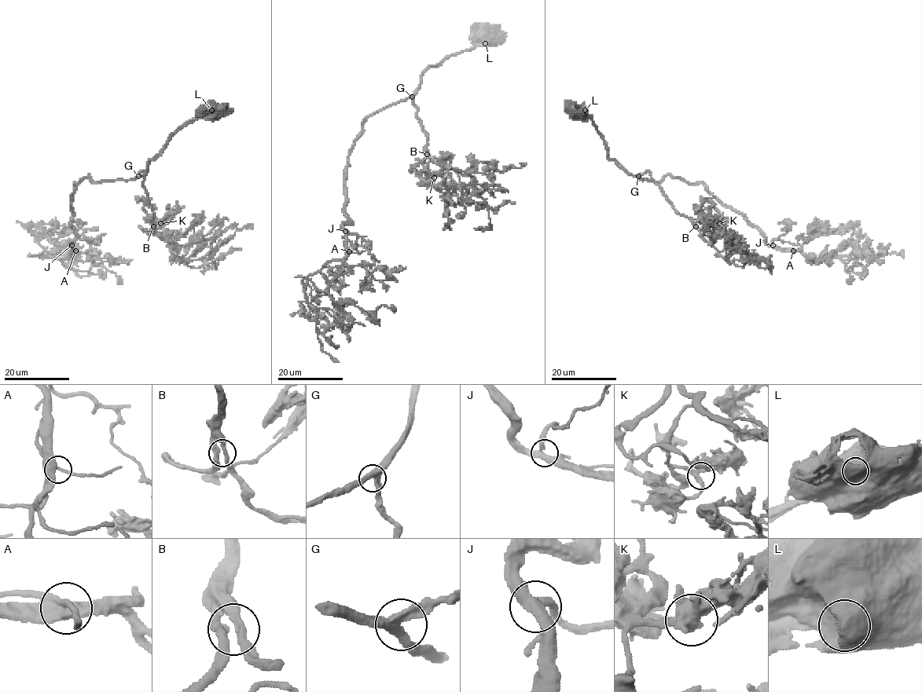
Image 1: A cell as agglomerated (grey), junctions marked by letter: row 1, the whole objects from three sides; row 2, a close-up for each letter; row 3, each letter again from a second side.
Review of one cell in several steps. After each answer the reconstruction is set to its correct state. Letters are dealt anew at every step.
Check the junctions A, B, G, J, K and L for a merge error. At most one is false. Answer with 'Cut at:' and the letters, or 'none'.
Cut at: none

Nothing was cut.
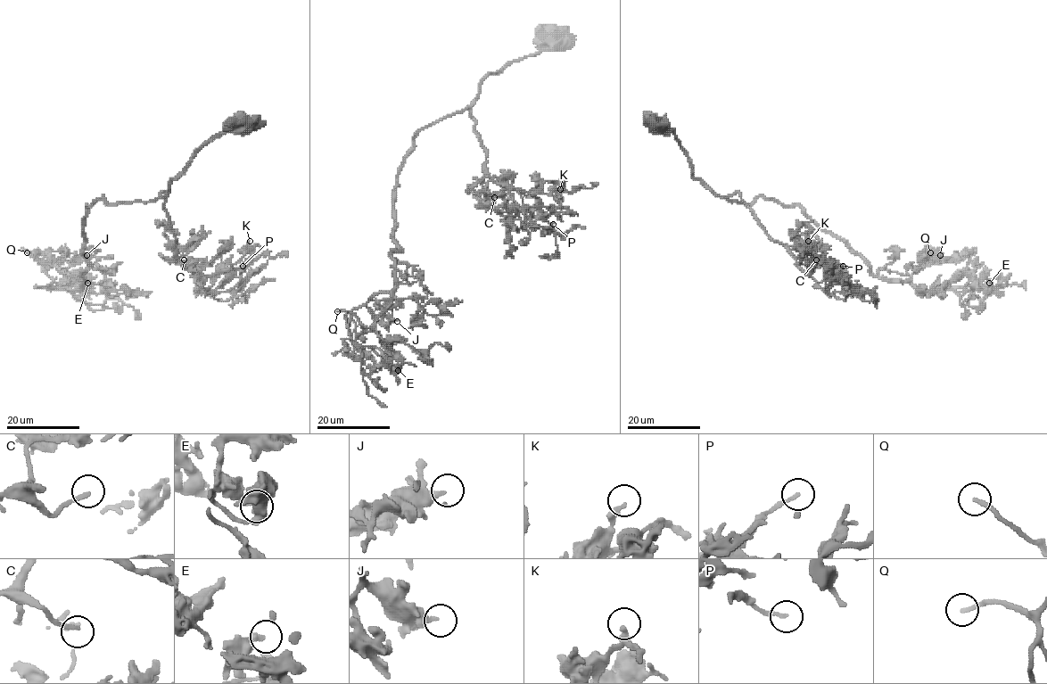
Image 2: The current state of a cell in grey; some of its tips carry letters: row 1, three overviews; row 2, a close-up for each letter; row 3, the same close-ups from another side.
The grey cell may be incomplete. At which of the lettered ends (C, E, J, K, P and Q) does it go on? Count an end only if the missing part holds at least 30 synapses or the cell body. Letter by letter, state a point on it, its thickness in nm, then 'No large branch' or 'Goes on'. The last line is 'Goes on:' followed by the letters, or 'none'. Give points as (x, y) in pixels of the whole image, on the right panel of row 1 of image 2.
C: Place: (816, 259). Thickness 180 nm. No large branch
E: Place: (989, 283). Thickness 320 nm. No large branch
J: Place: (940, 255). Thickness 320 nm. No large branch
K: Place: (808, 241). Thickness 240 nm. No large branch
P: Place: (843, 266). Thickness 170 nm. No large branch
Q: Place: (930, 252). Thickness 200 nm. Goes on
Goes on: Q

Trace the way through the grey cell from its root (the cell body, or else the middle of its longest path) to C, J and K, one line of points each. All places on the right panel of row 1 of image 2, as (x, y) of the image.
C: (662, 126), (676, 135), (696, 178), (721, 196), (737, 192), (773, 240), (798, 258), (816, 259)
J: (662, 126), (715, 193), (798, 205), (881, 278), (910, 280), (940, 255)
K: (662, 126), (676, 135), (691, 174), (721, 196), (737, 192), (807, 276), (800, 254), (808, 241)

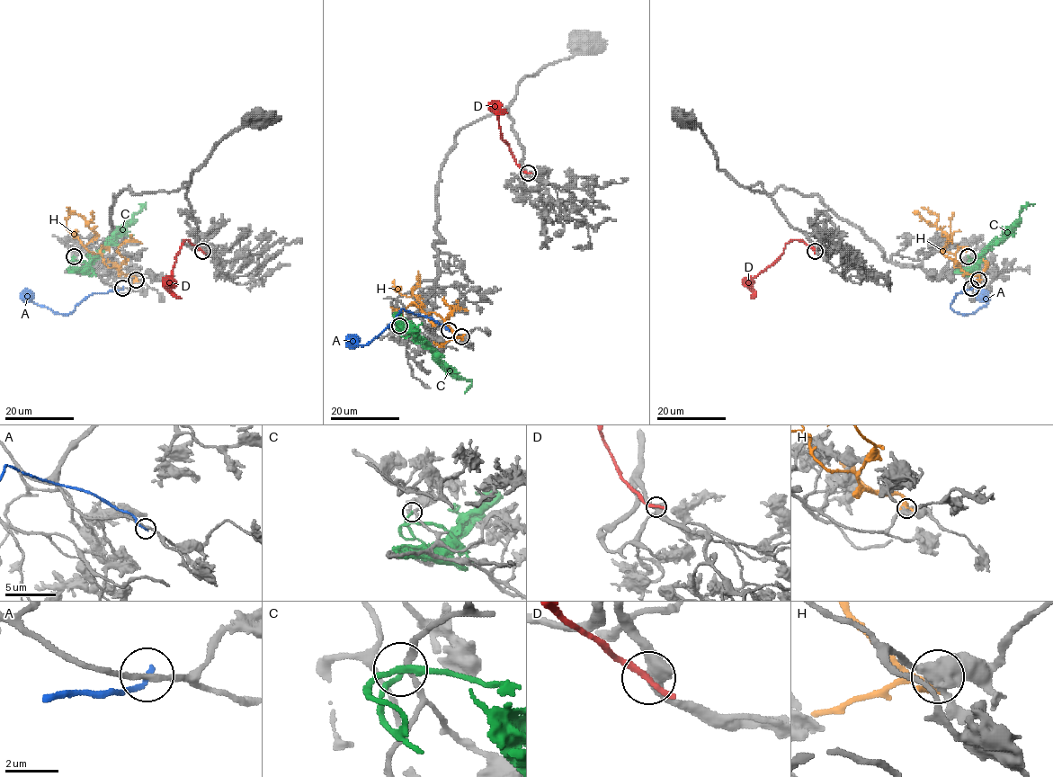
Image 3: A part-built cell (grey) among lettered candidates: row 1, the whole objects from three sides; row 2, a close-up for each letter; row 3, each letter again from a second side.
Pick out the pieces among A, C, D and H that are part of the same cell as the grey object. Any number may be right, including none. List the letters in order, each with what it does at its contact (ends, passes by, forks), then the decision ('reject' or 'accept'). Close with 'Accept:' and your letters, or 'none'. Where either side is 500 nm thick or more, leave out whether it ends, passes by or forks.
A: it ends | reject
C: it ends | reject
D: it ends | reject
H: it ends | reject
Accept: none

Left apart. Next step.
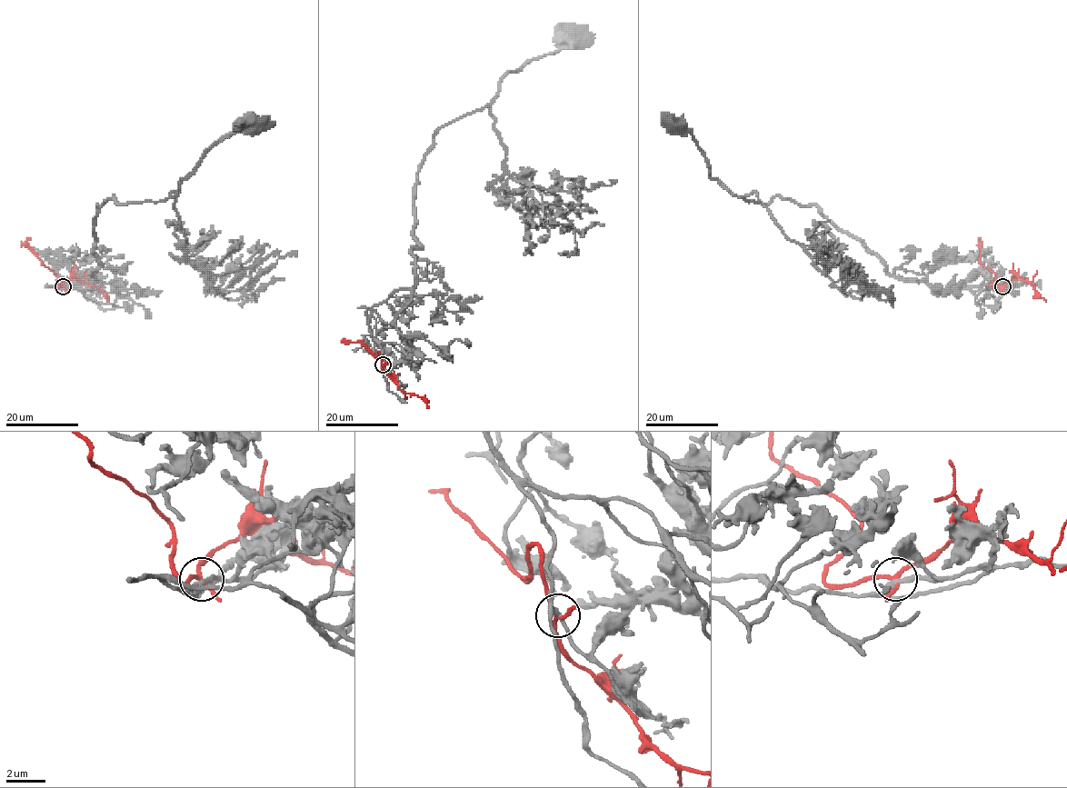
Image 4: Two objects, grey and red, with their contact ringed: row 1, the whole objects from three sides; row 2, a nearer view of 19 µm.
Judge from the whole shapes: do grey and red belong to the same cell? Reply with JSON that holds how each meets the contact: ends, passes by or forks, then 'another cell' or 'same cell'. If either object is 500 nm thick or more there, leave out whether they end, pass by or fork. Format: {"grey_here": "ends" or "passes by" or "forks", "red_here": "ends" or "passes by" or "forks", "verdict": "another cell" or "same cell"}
{"grey_here": "forks", "red_here": "forks", "verdict": "another cell"}

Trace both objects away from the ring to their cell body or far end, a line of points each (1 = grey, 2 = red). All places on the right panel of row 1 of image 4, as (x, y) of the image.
1: (1002, 286), (932, 288), (923, 280), (892, 275), (816, 206), (775, 196), (763, 204), (728, 192), (679, 126)
2: (1002, 286), (990, 286), (996, 275), (980, 263), (980, 238)

